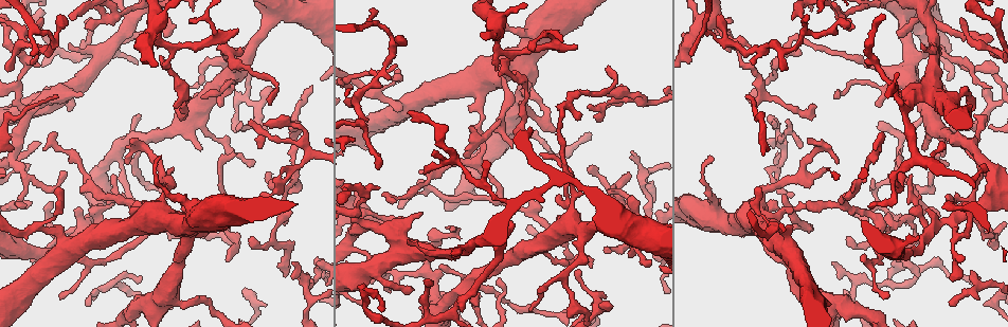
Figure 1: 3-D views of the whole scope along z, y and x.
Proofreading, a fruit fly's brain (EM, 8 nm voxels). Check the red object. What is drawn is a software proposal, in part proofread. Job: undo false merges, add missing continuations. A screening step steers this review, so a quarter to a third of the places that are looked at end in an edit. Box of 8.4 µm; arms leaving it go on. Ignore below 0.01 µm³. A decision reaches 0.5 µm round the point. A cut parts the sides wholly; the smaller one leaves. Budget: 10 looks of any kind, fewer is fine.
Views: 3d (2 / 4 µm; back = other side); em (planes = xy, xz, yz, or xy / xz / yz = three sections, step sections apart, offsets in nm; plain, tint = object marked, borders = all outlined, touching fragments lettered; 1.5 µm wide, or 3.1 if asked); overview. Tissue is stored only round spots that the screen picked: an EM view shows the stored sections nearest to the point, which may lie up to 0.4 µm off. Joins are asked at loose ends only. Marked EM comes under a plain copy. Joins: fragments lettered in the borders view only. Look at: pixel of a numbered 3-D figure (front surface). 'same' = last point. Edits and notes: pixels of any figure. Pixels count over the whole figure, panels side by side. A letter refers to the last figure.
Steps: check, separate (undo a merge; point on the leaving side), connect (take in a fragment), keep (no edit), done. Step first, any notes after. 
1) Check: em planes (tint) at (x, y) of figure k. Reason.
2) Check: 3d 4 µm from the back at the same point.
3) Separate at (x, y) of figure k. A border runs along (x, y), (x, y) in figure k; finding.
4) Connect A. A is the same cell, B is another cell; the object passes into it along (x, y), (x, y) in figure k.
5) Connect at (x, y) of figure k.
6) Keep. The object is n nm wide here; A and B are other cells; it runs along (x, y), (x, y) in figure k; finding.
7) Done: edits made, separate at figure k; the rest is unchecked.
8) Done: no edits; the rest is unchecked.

Check: em planes (borders) at (792, 18) of figure 1. An open end.

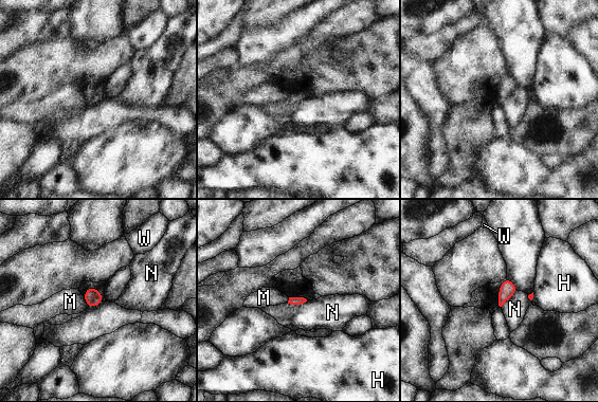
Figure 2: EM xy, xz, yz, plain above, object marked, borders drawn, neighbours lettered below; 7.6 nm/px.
Keep. The longest contact is with N, 160 nm; H, M, N and W are other cells; no lettered fragment goes on from it.

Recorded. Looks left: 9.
Check: em yz step 8 (borders) at (749, 94) of figure 1. Tapers out.

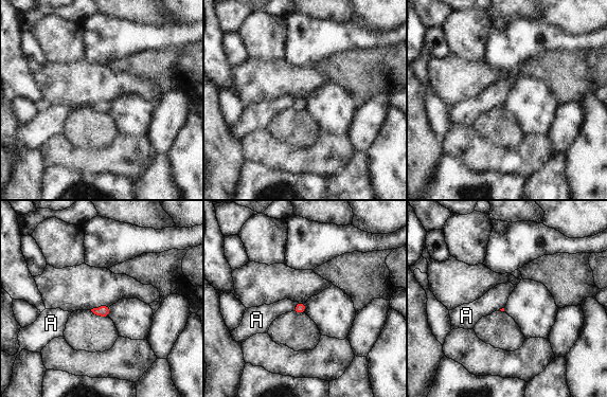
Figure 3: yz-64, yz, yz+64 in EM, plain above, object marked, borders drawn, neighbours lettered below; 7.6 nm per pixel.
Check: em planes (borders) at the same point. Another direction.

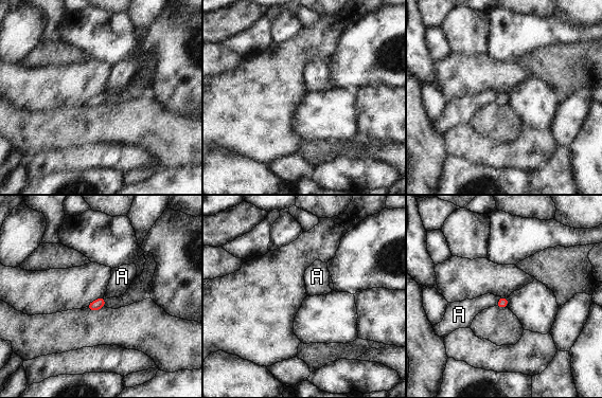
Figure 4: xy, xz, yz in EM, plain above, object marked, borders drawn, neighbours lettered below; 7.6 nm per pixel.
Keep. A is another cell; a border runs along (500, 296), (494, 305) in figure 4; none of them fits.

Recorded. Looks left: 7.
Check: em xz step 4 (borders) at (112, 175) of figure 1. Thin end.

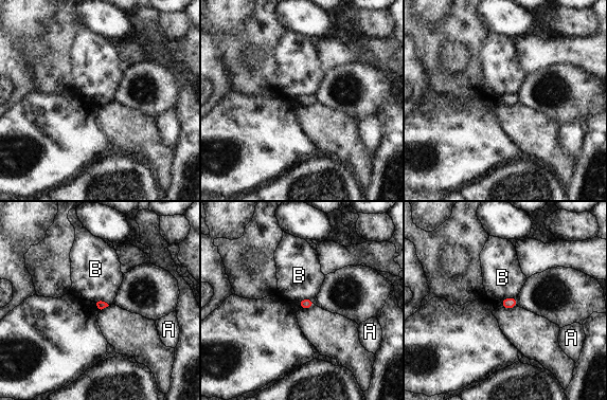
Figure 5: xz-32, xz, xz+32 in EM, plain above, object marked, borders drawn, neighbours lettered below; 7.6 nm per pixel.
Keep. A and B are other cells; a border runs along (516, 297), (503, 297), (499, 302) in figure 5; none of them fits.

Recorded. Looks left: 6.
Check: 3d 4 µm at (957, 236) of figure 1. A fork.

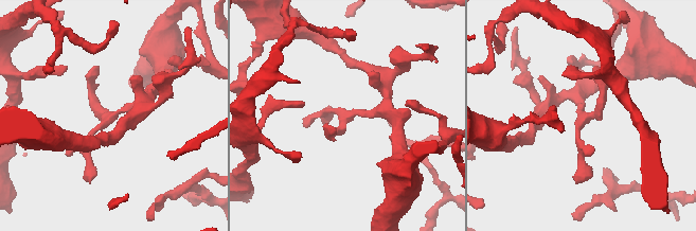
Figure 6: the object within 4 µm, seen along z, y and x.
Check: em yz step 4 (borders) at (347, 116) of figure 6.

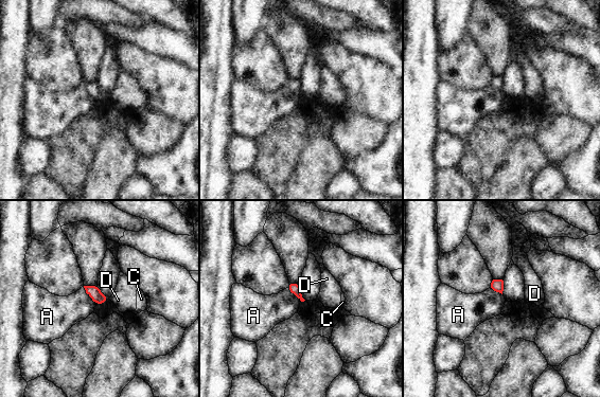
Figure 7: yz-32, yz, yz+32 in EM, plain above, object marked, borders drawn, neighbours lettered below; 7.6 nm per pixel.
Check: em xz step 4 (borders) at the same point. Cut it another way.

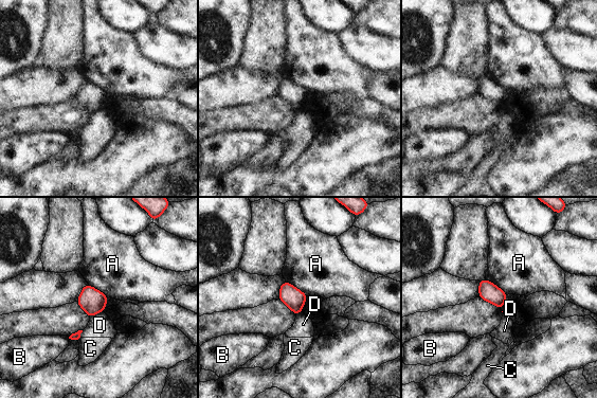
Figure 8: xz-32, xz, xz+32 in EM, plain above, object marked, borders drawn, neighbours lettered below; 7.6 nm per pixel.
Keep. The longest contact is with A, 220 nm; A, B, C and D are other cells; a border runs along (286, 279), (308, 295) in figure 8; one neuron here.

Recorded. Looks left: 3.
Done: no edits; the rest is unchecked.

